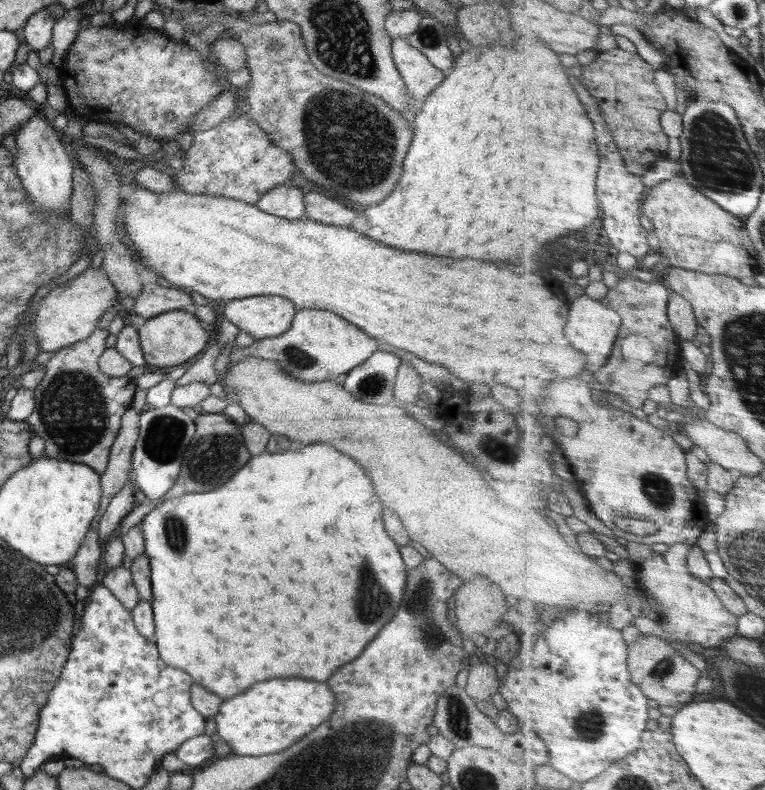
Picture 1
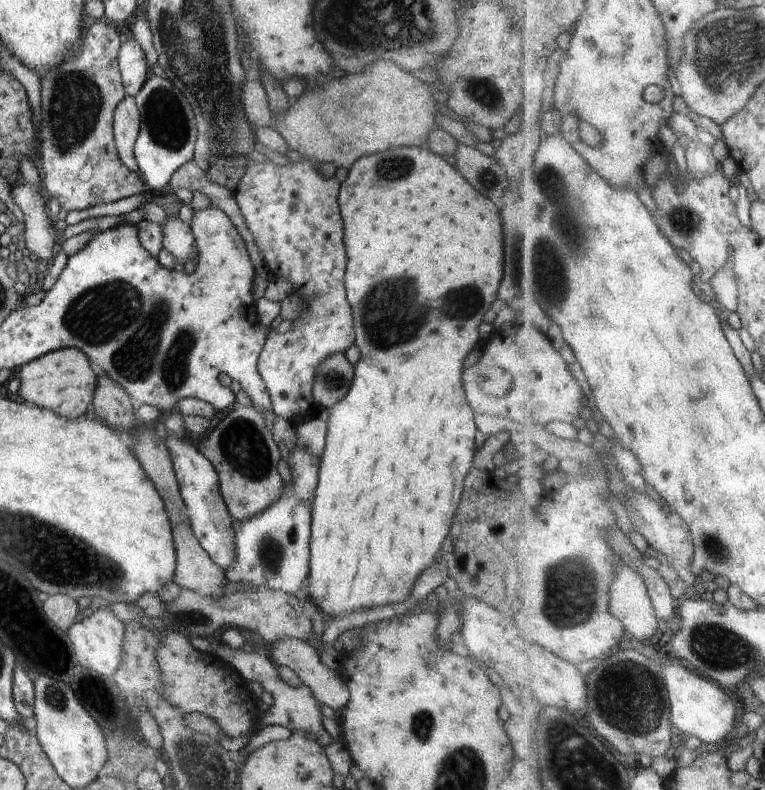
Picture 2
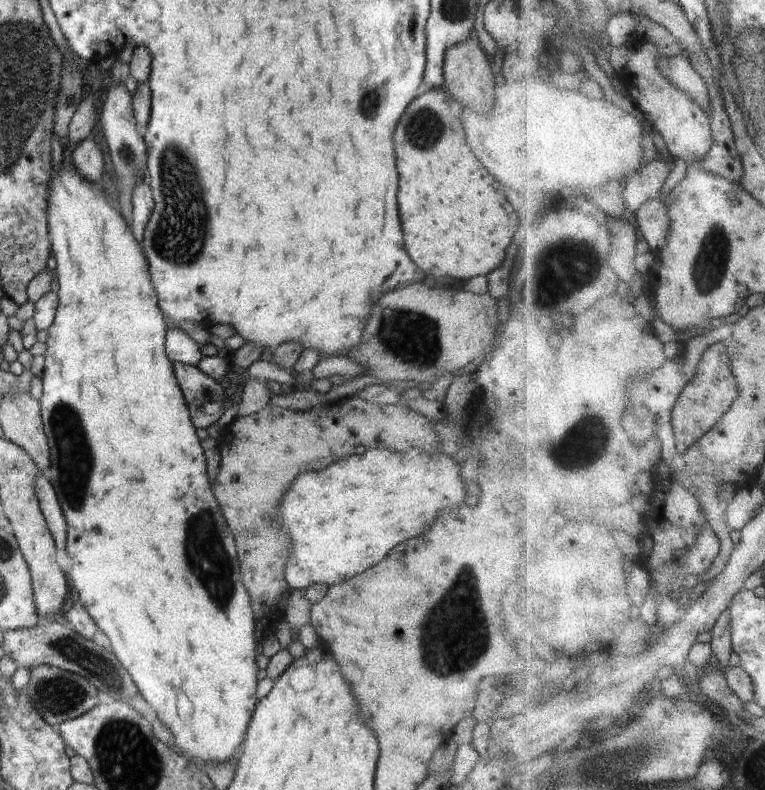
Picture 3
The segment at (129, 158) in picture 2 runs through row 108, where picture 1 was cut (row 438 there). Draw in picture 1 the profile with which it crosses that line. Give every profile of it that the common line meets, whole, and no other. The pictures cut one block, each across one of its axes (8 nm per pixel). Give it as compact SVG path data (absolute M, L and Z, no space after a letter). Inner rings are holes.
M130 407L121 416L121 425L118 434L114 439L113 445L111 446L106 470L101 474L102 494L99 504L99 512L92 521L91 529L88 531L88 533L86 533L86 537L84 537L83 543L80 545L78 552L74 555L74 558L72 558L68 565L77 576L76 580L80 586L92 588L96 582L96 566L98 566L98 561L101 559L103 547L99 544L98 531L95 528L98 526L99 518L107 509L107 506L110 504L112 497L116 496L116 494L118 494L118 492L122 490L122 487L127 483L127 480L129 480L133 448L135 447L136 441L139 437L140 415L140 412L137 412L135 409Z

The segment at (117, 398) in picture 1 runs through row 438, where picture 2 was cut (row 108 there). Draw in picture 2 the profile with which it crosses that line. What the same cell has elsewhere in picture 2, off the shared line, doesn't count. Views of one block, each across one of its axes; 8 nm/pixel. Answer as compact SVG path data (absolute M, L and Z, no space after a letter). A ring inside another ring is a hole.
M107 20L94 22L79 51L69 61L40 77L43 108L43 127L38 133L41 182L66 212L110 204L147 190L141 177L122 164L113 137L114 109L126 95L118 64L122 45L118 36L115 24Z

